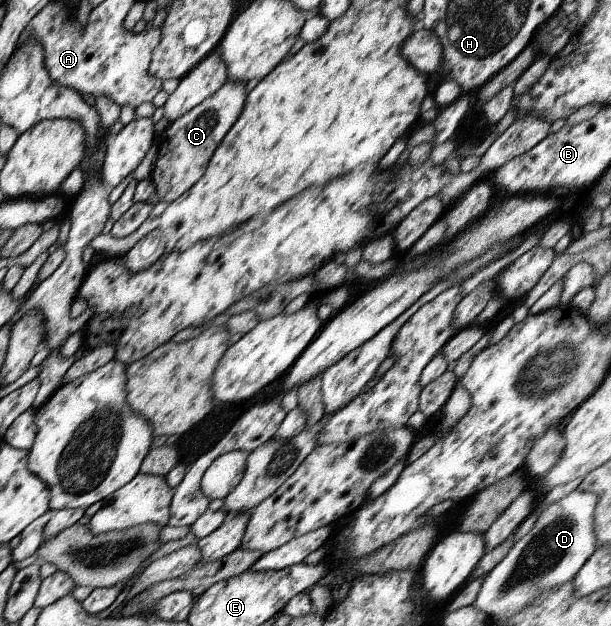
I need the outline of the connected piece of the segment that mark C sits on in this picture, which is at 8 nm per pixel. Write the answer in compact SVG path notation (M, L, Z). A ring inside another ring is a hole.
M227 80L212 96L206 97L184 116L169 123L160 139L155 168L149 176L155 184L161 202L175 201L199 181L207 169L207 161L239 119L247 96L247 87L243 82Z

